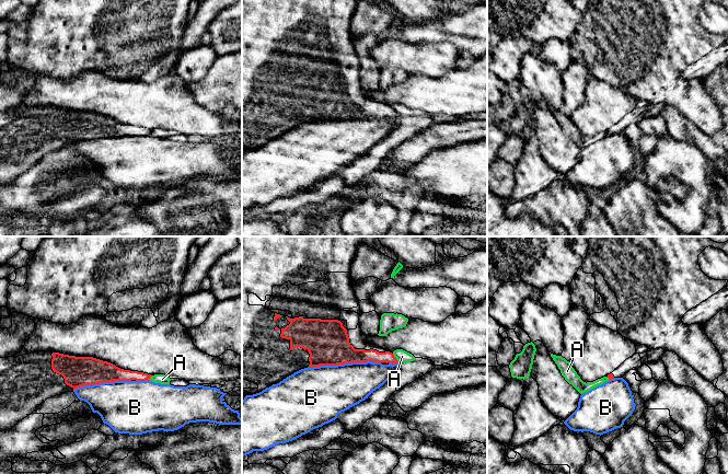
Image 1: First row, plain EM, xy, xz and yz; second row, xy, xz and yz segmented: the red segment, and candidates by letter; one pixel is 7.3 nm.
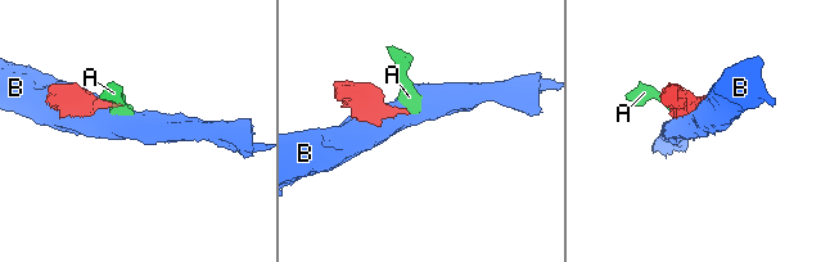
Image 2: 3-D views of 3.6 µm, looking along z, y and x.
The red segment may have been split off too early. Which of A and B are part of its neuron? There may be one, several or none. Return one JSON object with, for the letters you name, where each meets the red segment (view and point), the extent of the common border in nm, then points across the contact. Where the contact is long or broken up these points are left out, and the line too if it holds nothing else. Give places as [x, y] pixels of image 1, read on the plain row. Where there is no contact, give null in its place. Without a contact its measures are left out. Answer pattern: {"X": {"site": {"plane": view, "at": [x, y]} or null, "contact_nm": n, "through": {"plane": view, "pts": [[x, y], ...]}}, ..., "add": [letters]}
{"add": []}

